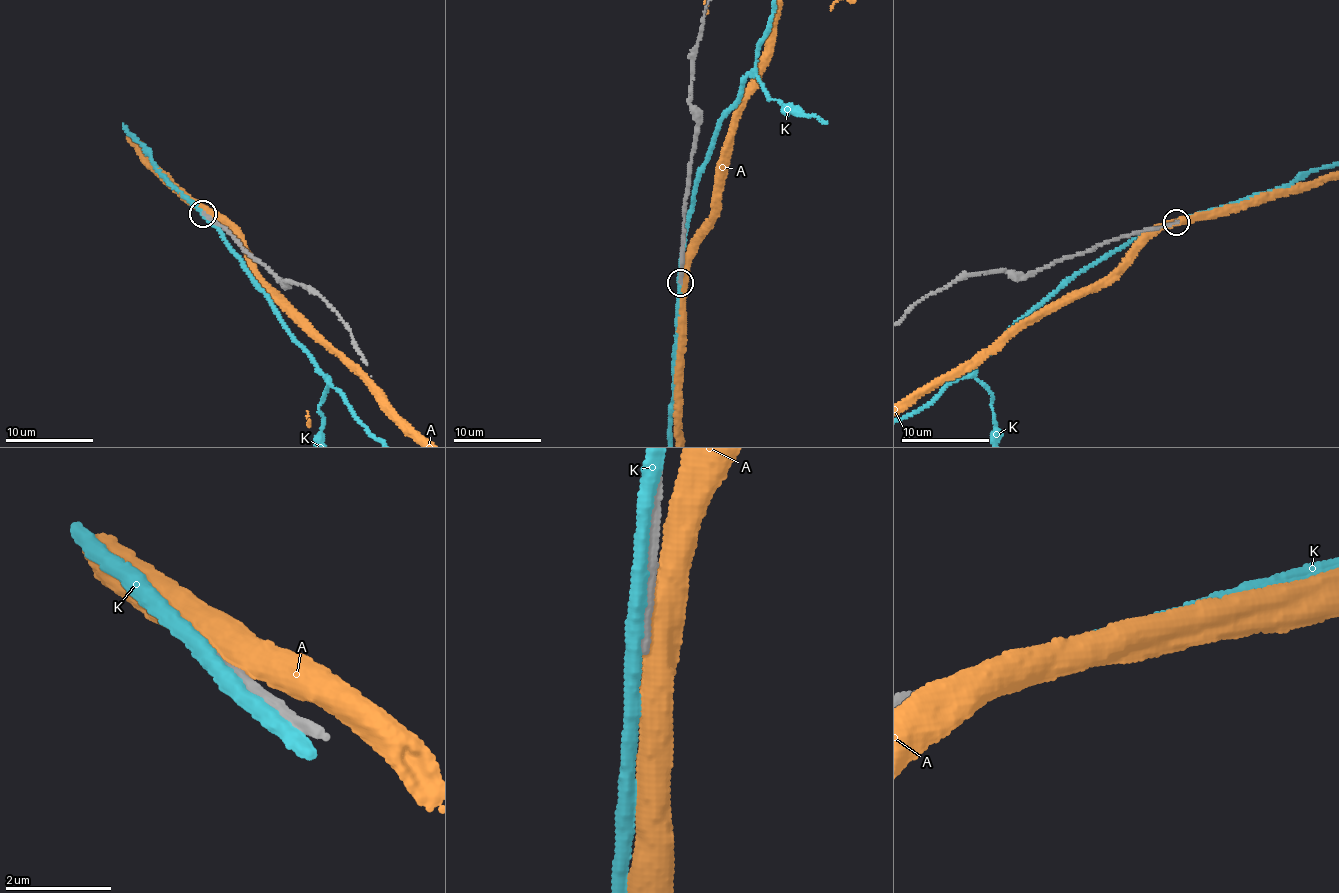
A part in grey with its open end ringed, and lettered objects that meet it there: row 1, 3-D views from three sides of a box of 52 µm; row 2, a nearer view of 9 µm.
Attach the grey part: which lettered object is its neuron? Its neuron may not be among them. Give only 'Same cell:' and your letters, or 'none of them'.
Same cell: none of them

